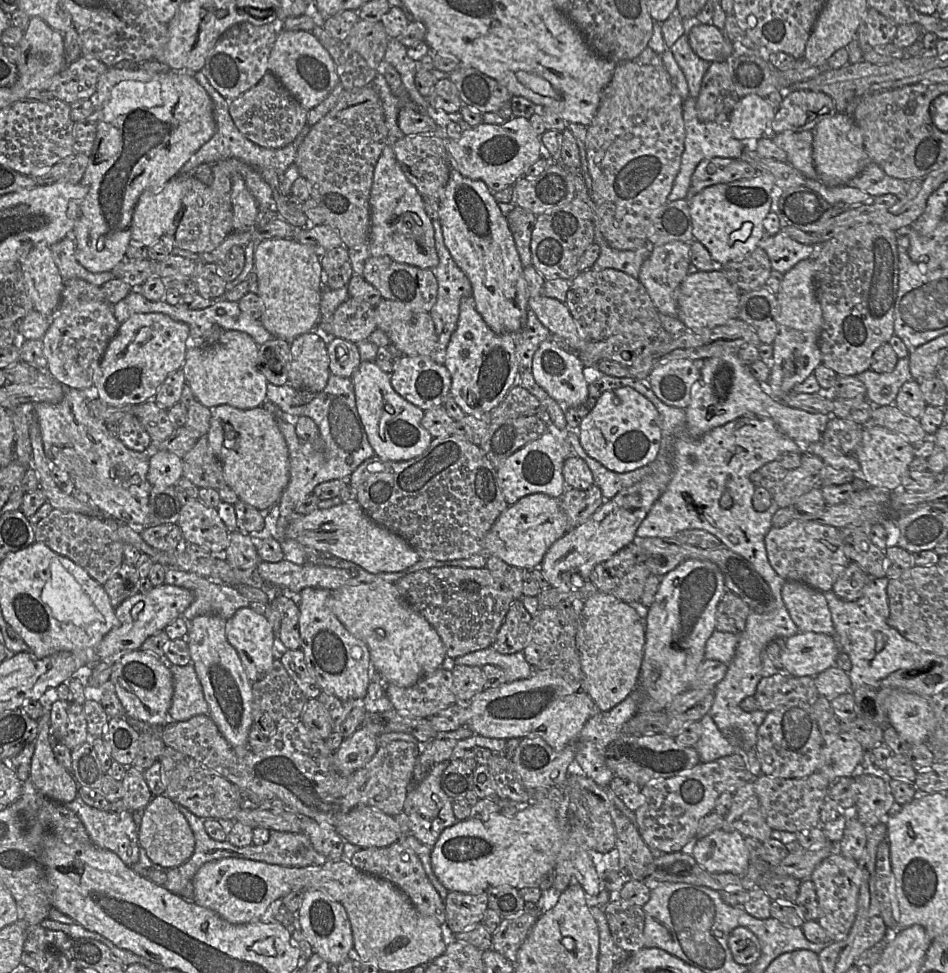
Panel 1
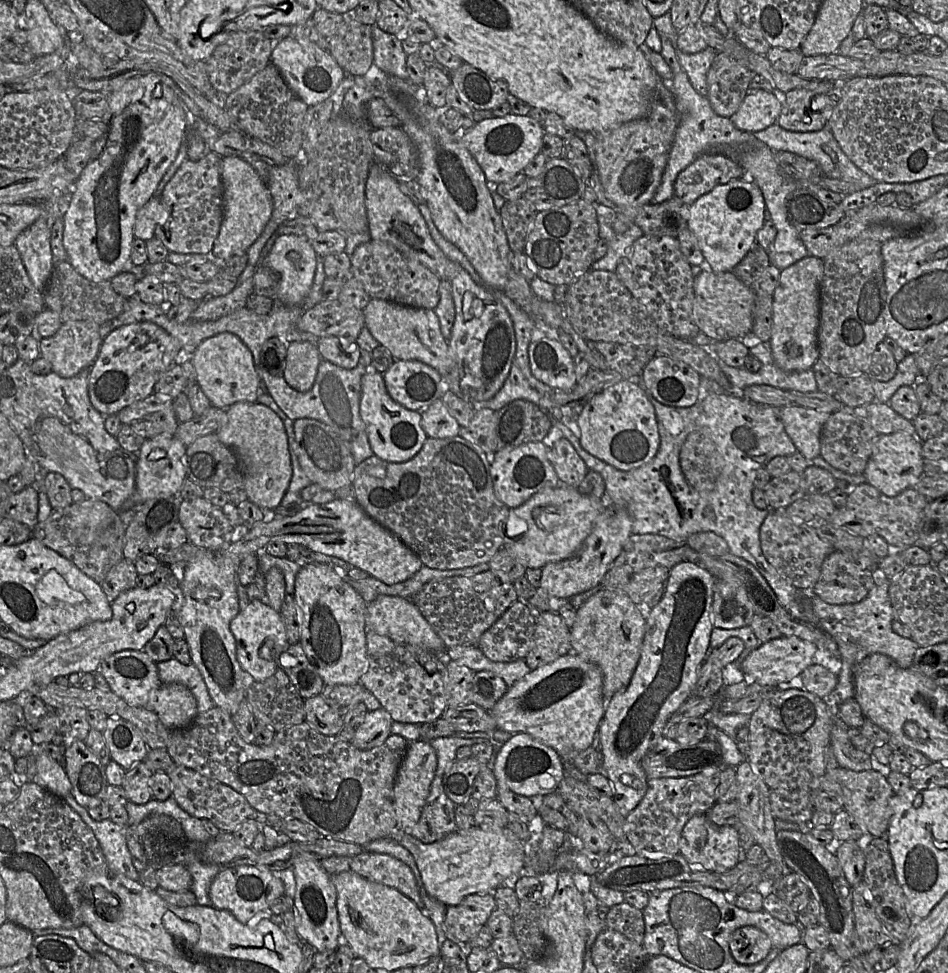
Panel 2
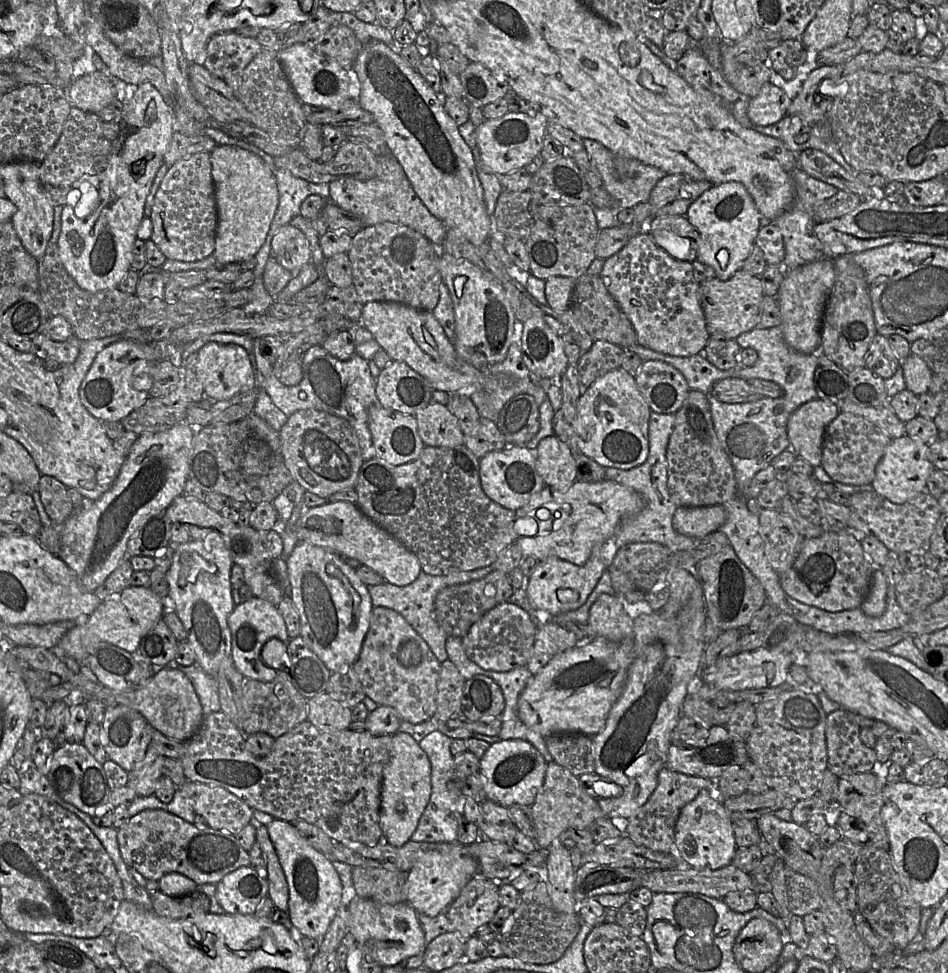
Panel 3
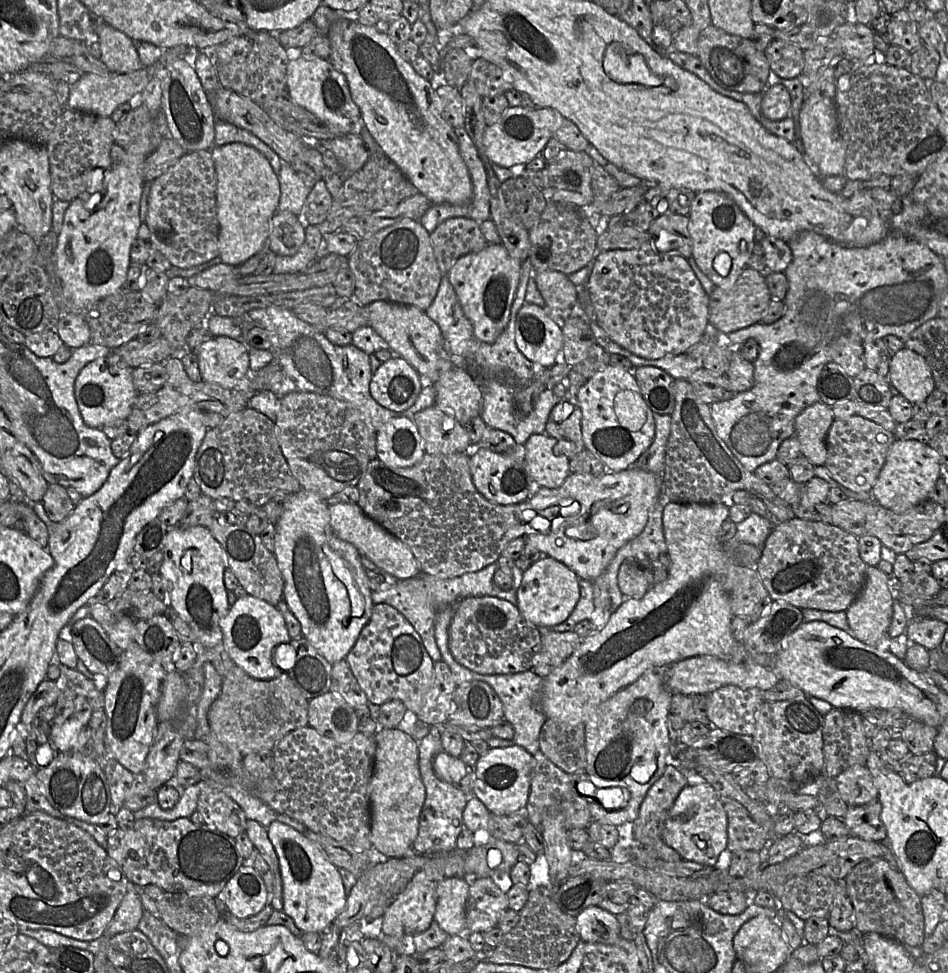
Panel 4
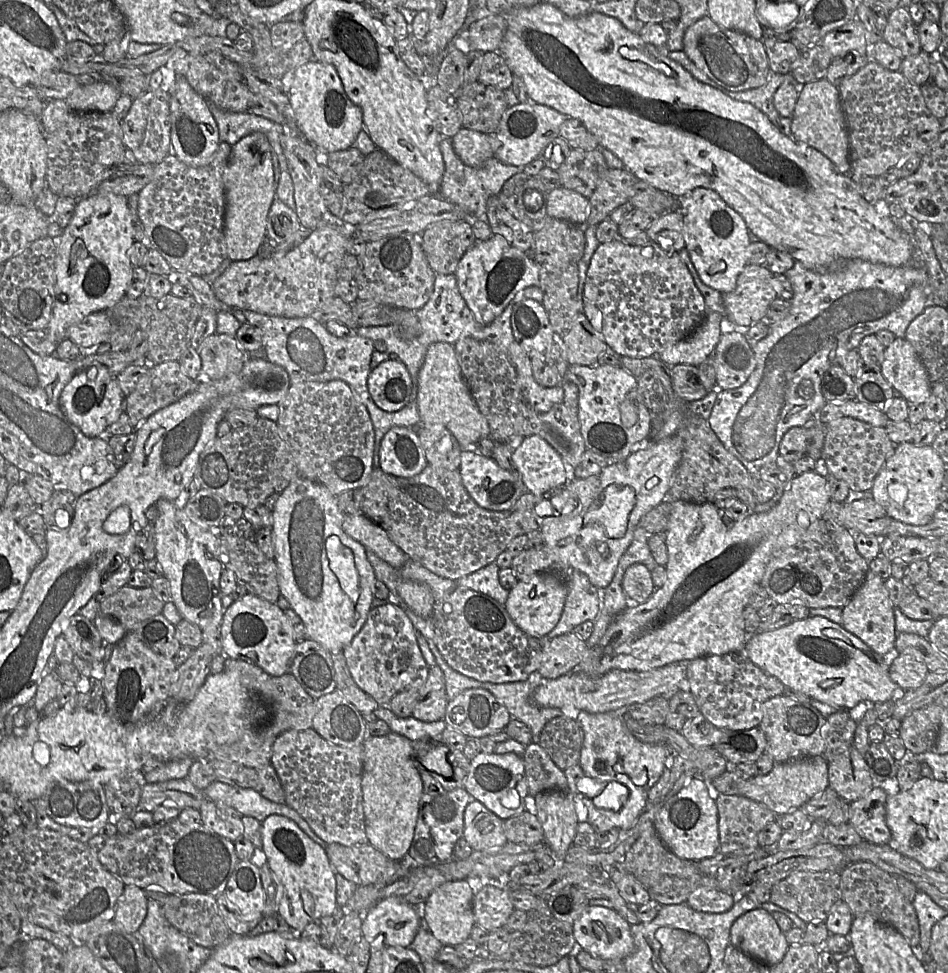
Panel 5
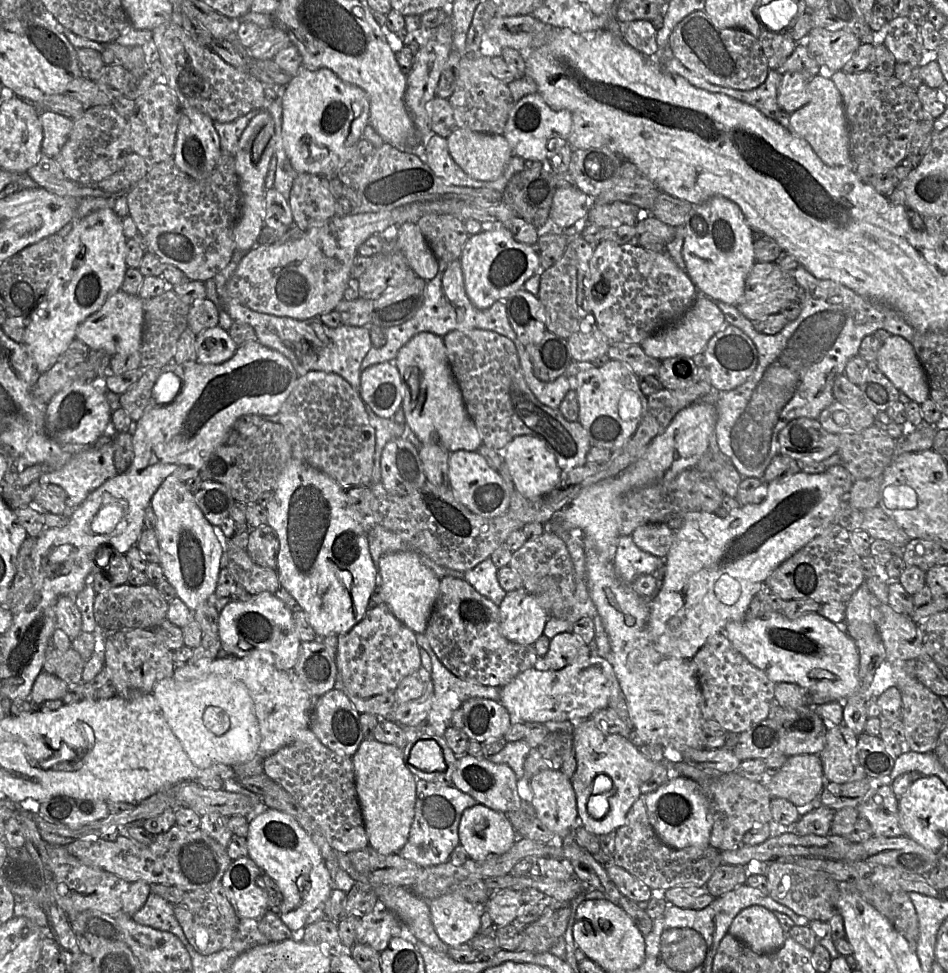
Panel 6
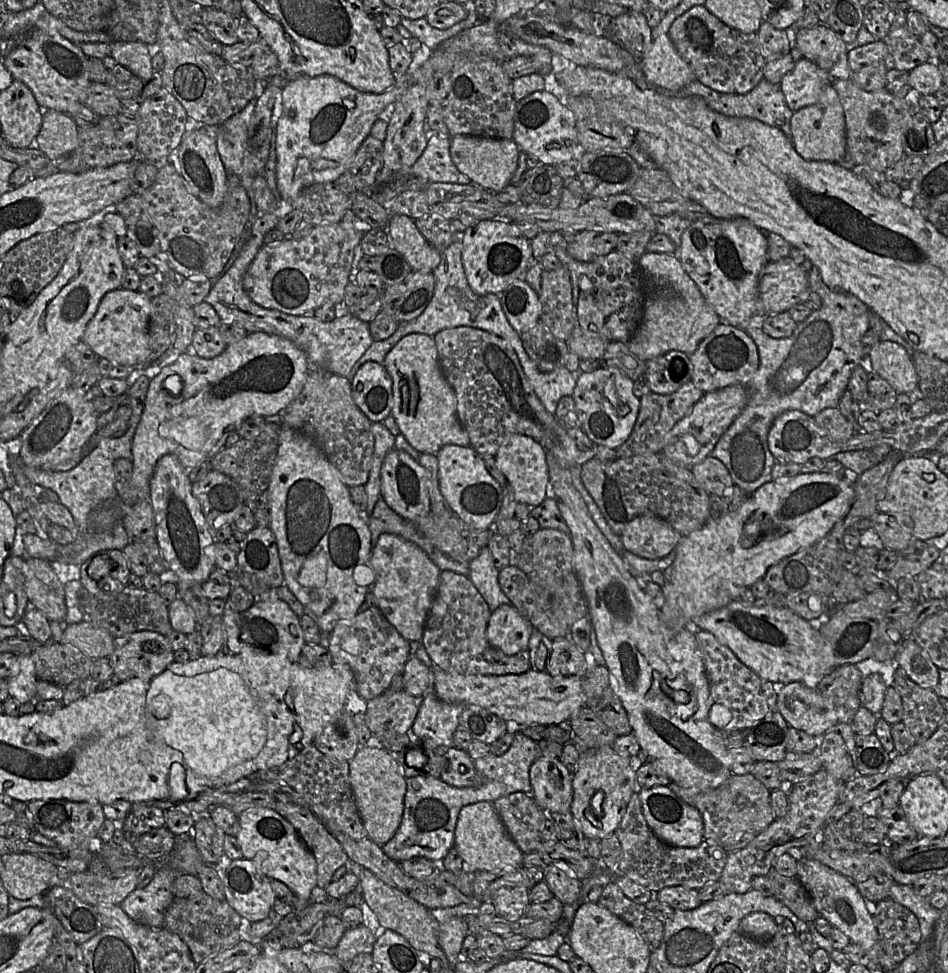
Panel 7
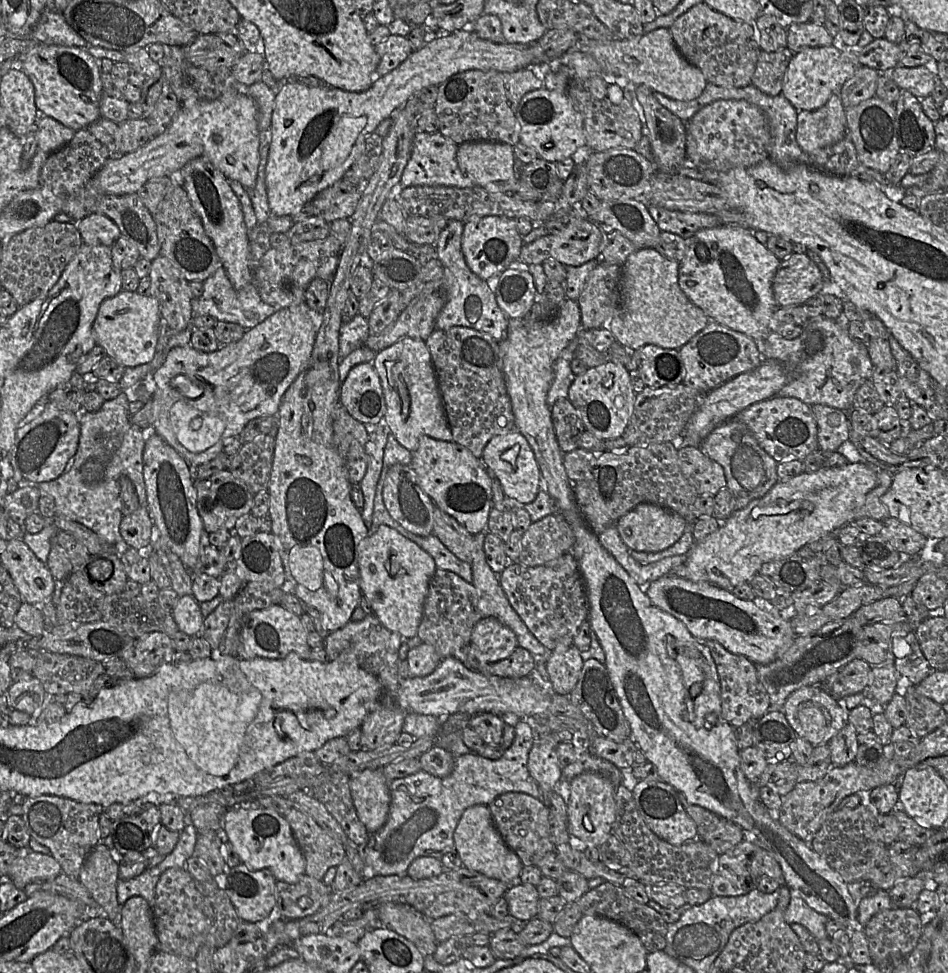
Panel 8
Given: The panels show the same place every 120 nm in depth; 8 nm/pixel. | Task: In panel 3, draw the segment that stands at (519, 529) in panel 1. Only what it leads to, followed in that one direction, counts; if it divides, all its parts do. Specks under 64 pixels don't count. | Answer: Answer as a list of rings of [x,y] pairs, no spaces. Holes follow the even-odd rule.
[[[604,479],[595,483],[575,481],[566,490],[555,490],[545,485],[531,496],[525,506],[515,510],[517,519],[537,517],[539,508],[551,502],[562,505],[562,509],[556,510],[557,517],[552,515],[553,531],[547,536],[522,536],[514,544],[524,557],[531,556],[538,561],[557,557],[577,566],[583,566],[588,561],[596,546],[610,542],[620,523],[638,514],[644,506],[639,494],[612,480]]]

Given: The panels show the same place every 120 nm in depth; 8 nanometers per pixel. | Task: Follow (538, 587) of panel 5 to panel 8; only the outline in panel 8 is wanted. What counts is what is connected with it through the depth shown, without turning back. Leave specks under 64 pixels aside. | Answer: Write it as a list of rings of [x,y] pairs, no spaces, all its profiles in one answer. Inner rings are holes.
[[[495,617],[480,619],[470,637],[471,654],[480,664],[508,658],[517,646],[515,633]]]

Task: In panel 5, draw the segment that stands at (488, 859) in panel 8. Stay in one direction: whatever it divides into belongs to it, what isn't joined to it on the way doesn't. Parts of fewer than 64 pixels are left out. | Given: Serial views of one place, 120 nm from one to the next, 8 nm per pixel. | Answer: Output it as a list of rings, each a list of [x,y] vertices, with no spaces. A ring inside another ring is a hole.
[[[474,800],[464,811],[463,836],[473,851],[491,847],[501,847],[508,840],[504,833],[504,821],[487,809],[481,802]]]

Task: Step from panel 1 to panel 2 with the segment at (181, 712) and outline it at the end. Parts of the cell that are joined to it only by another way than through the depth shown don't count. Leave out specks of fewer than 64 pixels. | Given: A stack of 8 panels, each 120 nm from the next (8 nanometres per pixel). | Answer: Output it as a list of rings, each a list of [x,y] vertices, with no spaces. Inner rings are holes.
[[[173,658],[156,664],[162,684],[181,684],[191,691],[197,701],[198,714],[215,707],[201,673],[193,663],[184,665]]]

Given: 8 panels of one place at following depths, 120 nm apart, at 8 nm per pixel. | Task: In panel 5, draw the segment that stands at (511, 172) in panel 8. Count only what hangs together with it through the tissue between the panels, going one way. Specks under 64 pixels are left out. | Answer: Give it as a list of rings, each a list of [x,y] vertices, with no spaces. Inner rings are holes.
[[[462,127],[452,137],[452,146],[461,161],[471,167],[479,167],[495,157],[498,142],[493,134],[485,134]]]

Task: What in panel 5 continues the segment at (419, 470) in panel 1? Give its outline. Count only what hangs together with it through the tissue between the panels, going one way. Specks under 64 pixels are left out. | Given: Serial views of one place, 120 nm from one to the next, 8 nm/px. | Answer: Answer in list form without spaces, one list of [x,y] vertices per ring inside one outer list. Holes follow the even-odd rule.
[[[429,464],[419,474],[408,478],[393,476],[380,468],[374,468],[368,484],[362,490],[361,510],[366,517],[384,529],[410,560],[454,581],[495,562],[515,537],[540,530],[546,518],[559,516],[571,504],[577,506],[577,496],[564,485],[543,495],[525,491],[509,510],[487,510],[480,507],[468,494],[458,469],[448,470]]]

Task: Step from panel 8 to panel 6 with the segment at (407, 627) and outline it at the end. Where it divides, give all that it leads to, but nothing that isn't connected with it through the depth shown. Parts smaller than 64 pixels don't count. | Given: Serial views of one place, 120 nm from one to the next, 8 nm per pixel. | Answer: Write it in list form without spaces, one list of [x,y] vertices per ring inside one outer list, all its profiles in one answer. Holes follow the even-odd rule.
[[[414,551],[388,553],[383,555],[377,564],[377,585],[380,587],[384,603],[394,616],[414,633],[424,633],[434,604],[438,597],[440,579],[421,562],[421,556]]]

